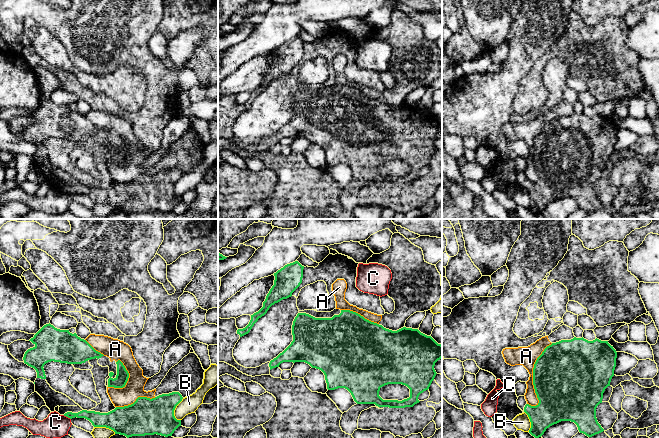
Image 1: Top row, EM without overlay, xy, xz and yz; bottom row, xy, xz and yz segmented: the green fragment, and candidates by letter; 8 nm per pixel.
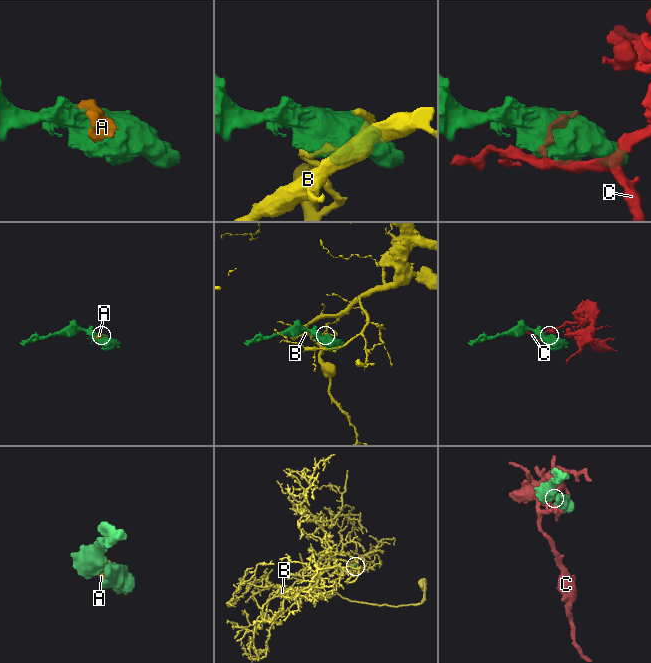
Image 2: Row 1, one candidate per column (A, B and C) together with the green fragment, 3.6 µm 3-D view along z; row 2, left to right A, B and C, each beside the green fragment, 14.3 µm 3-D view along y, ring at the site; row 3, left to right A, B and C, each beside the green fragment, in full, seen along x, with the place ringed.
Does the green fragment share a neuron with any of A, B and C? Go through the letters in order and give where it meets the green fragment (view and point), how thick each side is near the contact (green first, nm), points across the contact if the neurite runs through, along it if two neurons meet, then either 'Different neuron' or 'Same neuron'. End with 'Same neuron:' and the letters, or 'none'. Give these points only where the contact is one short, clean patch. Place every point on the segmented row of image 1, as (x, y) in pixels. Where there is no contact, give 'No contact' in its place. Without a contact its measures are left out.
A: Touches green at yz (533, 375). Thickness 500 nm (green) against 160 nm. Different neuron
B: Touches green at xy (174, 409). Thickness 300 nm (green) against 140 nm. Different neuron
C: Touches green at xy (67, 416). Thickness 120 nm (green) against 190 nm. Boundary: xy (63, 415), (70, 419). Different neuron
Same neuron: none

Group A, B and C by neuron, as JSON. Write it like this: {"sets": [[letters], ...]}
{"sets": [["A"], ["B"], ["C"]]}

